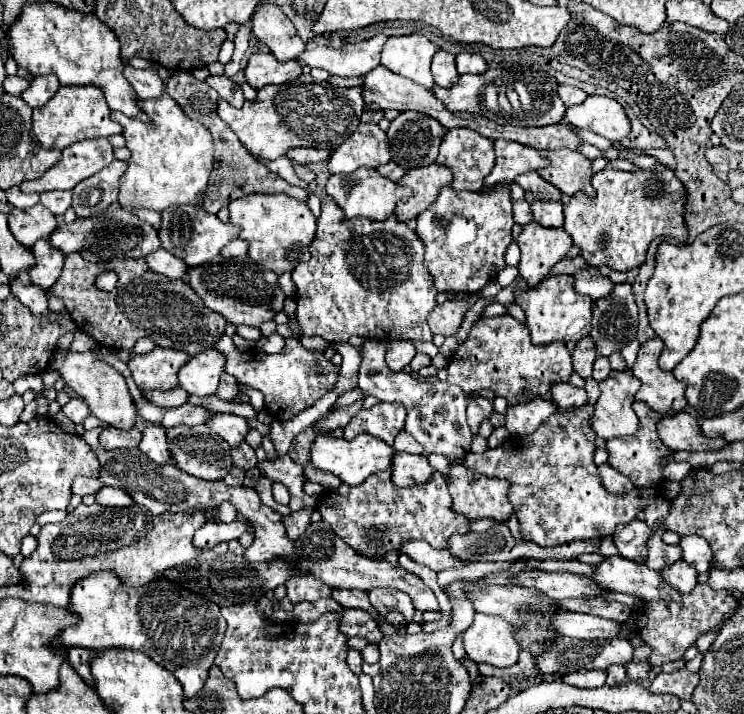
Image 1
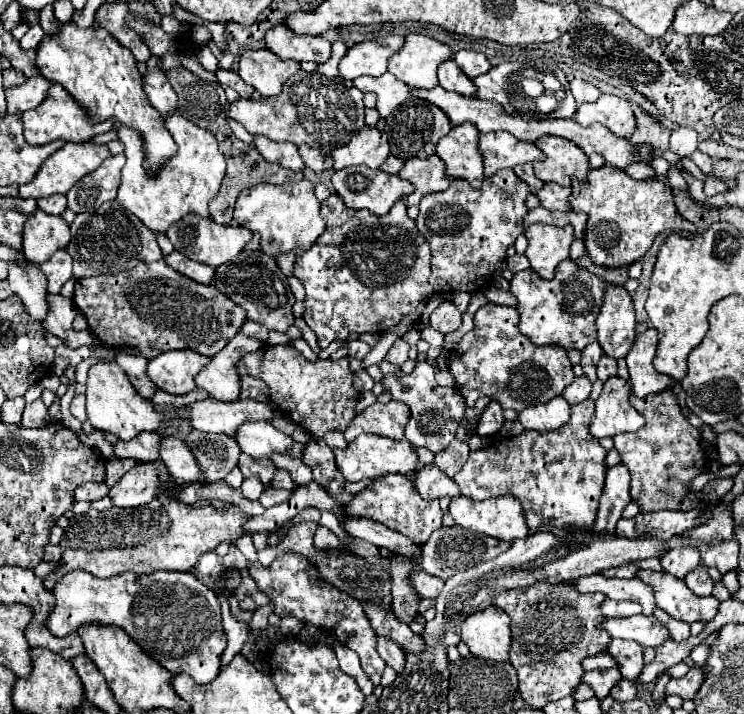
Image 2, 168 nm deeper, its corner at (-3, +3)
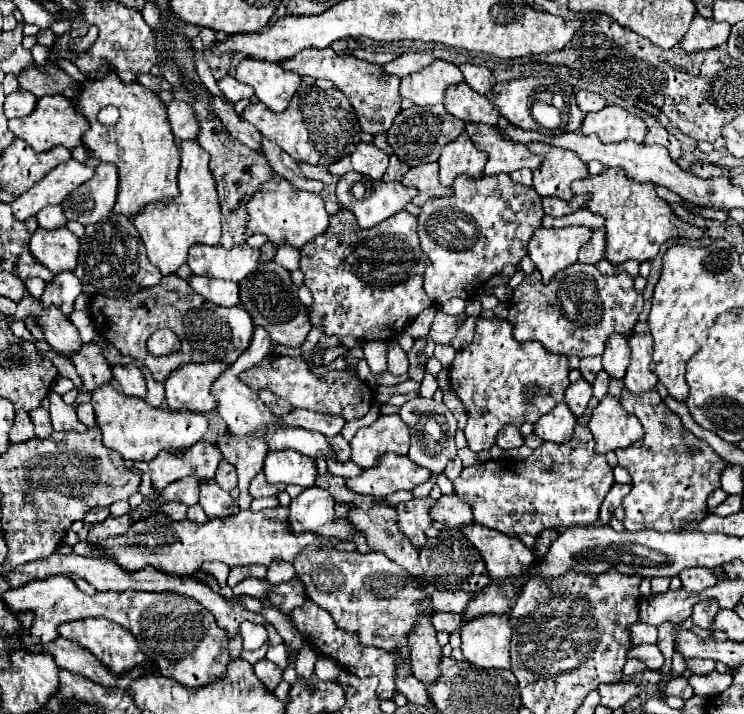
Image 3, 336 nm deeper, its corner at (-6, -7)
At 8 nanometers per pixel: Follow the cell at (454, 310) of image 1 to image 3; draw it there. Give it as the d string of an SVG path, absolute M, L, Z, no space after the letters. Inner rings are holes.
M437 310L435 318L433 318L433 324L431 324L429 338L433 338L437 344L449 344L455 338L457 328L459 326L455 322L455 316L445 314L443 310Z

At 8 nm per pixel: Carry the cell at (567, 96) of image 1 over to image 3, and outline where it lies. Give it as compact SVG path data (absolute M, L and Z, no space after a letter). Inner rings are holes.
M579 90L577 92L577 104L579 108L587 114L587 112L597 112L601 108L607 106L607 100L595 92L587 92L587 90Z

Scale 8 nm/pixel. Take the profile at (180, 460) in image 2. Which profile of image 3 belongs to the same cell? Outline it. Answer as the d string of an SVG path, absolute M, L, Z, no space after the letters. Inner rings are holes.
M209 480L209 482L201 484L199 504L203 506L203 510L209 518L219 518L221 520L221 518L233 516L233 498L229 496L229 492L221 490L215 480Z

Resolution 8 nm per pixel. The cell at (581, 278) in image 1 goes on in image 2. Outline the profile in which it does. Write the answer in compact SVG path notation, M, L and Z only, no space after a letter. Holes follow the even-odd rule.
M608 286L596 318L598 342L606 356L624 358L634 344L634 306L624 286Z

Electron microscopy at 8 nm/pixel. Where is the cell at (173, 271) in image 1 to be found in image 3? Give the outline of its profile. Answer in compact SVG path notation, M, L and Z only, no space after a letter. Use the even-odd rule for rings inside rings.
M191 276L189 286L203 296L205 300L217 304L217 306L239 306L239 286L235 282L227 280L215 280L205 276Z

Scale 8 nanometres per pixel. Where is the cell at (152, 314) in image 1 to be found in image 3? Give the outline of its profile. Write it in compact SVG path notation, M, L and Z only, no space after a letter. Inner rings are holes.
M165 276L161 284L141 290L139 292L141 302L137 300L115 300L107 296L95 296L91 300L91 314L97 320L101 328L111 328L111 336L103 336L109 340L121 354L127 354L135 360L141 360L149 370L155 382L165 382L173 370L177 370L181 364L189 362L227 362L233 364L245 348L249 348L249 340L253 338L253 320L247 314L243 306L233 306L233 308L219 308L205 298L201 298L193 288L181 280L179 276ZM161 328L171 328L179 338L183 350L171 356L153 356L147 352L147 340L155 330Z

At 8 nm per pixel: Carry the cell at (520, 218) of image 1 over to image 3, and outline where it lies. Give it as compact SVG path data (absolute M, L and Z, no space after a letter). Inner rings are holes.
M593 230L591 240L582 247L578 254L578 261L585 264L597 264L605 258L605 230Z

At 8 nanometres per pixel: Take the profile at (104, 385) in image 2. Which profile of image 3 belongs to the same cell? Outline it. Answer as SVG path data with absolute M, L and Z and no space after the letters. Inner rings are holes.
M103 386L93 392L91 404L95 408L97 426L103 432L103 444L111 450L117 450L125 460L131 462L153 460L161 450L181 454L197 444L207 432L207 418L203 414L153 408L143 398L119 394L111 386Z

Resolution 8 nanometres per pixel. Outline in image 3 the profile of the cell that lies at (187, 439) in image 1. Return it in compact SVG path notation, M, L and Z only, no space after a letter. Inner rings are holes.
M221 462L221 466L217 468L217 474L215 474L215 482L223 488L223 490L227 490L227 492L231 492L235 486L237 486L237 472L235 472L235 468L229 464L229 462Z

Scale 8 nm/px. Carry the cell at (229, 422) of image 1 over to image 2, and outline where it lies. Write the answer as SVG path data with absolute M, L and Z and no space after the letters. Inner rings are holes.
M244 422L236 430L236 442L252 458L270 458L272 452L302 456L302 444L278 432L270 422Z

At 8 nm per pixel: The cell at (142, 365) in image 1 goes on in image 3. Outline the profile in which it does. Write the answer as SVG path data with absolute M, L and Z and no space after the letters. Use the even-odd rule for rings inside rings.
M205 362L205 364L185 364L173 372L165 382L165 398L171 410L191 410L191 412L211 412L217 402L211 394L213 382L227 370L225 362Z

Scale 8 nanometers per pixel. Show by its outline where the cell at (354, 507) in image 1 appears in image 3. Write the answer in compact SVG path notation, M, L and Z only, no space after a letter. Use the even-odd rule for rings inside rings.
M413 498L397 506L397 514L399 514L397 526L411 540L415 548L421 548L427 540L425 528L429 528L433 522L429 516L433 504L435 504L433 498Z

